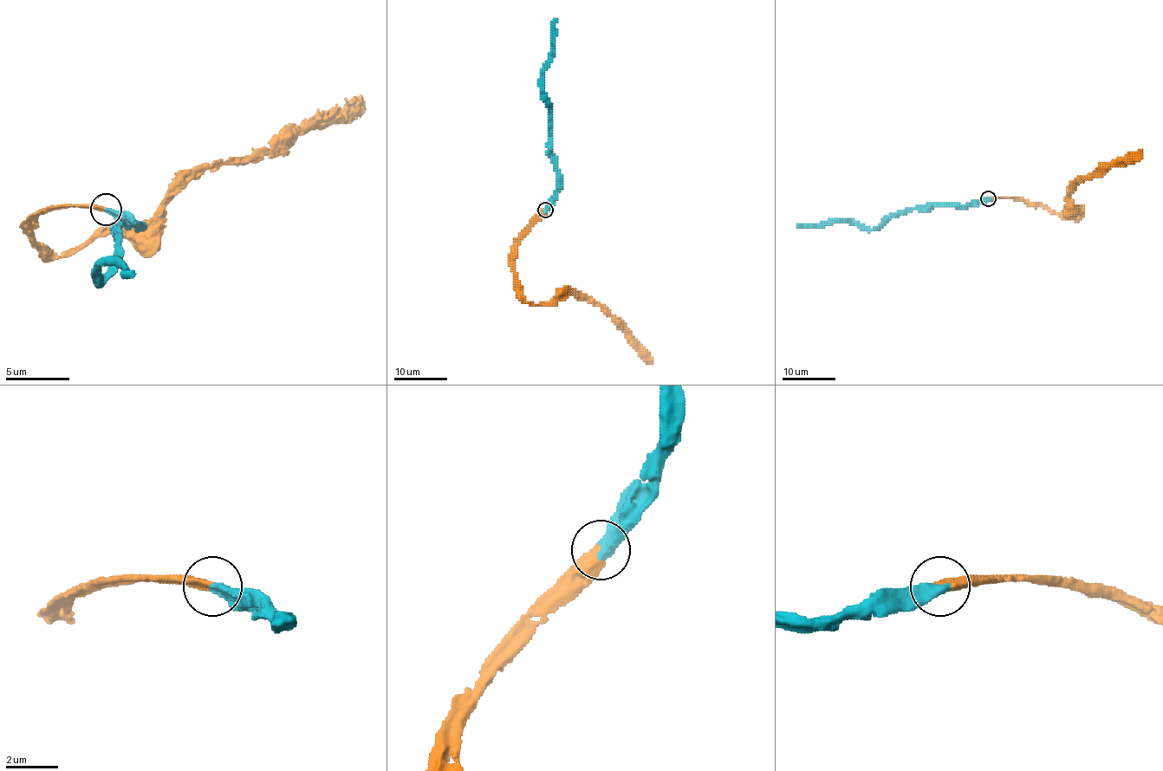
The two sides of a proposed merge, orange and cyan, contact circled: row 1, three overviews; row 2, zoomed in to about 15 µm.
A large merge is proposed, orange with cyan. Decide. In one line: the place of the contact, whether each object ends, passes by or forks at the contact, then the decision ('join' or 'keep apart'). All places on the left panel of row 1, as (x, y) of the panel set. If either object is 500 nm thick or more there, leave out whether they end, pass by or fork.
(106, 210) | orange ends | cyan ends | join

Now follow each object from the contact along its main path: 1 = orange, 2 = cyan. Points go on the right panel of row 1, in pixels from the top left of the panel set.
1: (989, 198), (1015, 197), (1077, 218), (1082, 209), (1069, 197), (1074, 185), (1112, 165), (1133, 163), (1142, 153)
2: (989, 198), (966, 206), (932, 205), (893, 213), (872, 229), (842, 221), (796, 226)

